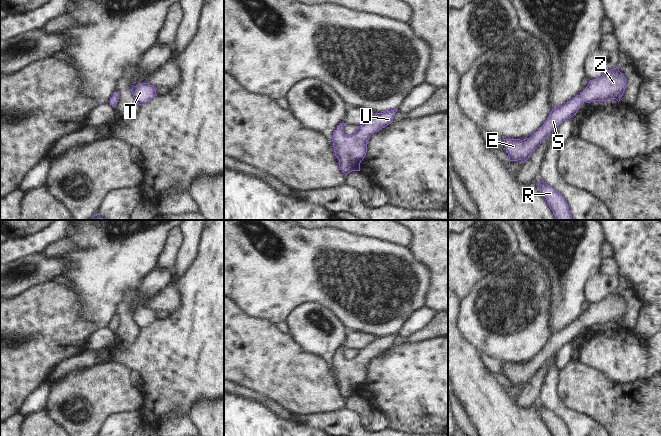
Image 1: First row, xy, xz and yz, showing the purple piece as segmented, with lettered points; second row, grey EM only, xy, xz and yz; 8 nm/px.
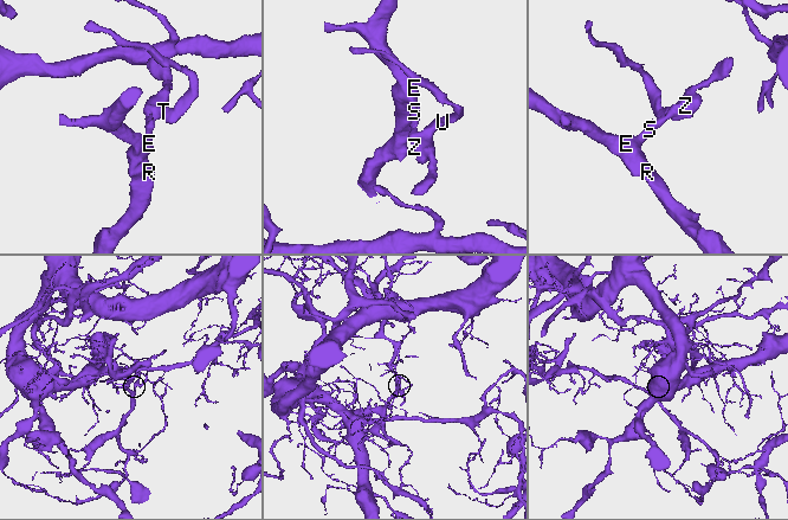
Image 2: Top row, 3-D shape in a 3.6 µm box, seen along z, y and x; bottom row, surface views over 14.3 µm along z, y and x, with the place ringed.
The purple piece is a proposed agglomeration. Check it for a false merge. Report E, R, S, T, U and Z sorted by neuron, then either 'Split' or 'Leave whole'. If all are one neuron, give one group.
Groups: E R S T U Z. Leave whole

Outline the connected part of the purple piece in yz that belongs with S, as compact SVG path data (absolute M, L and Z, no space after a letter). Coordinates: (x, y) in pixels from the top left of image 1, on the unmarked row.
M619 291L608 294L598 303L590 304L580 319L575 320L563 330L553 332L549 343L531 361L523 364L503 363L509 384L521 384L524 387L553 354L577 337L582 326L591 327L610 323L616 323L619 326L625 315L626 307L626 302L619 295Z

